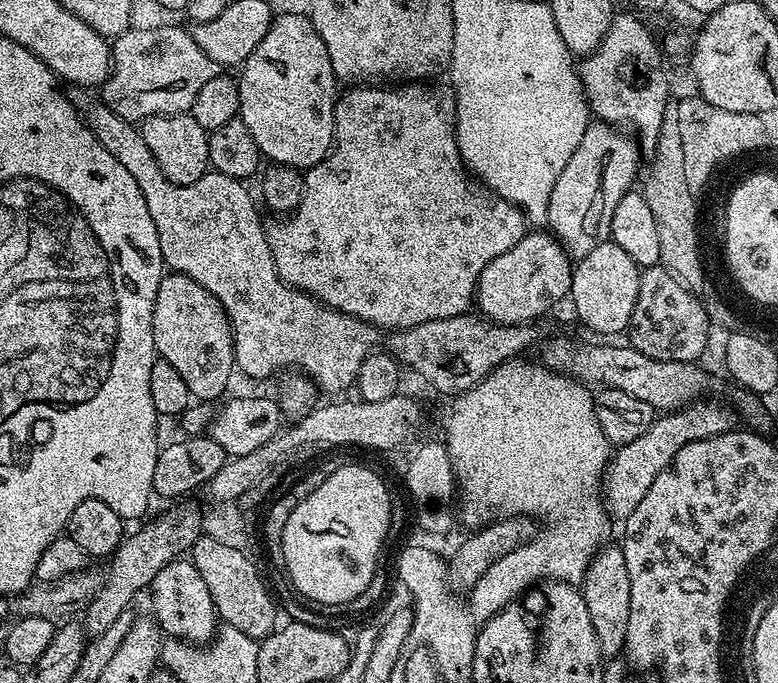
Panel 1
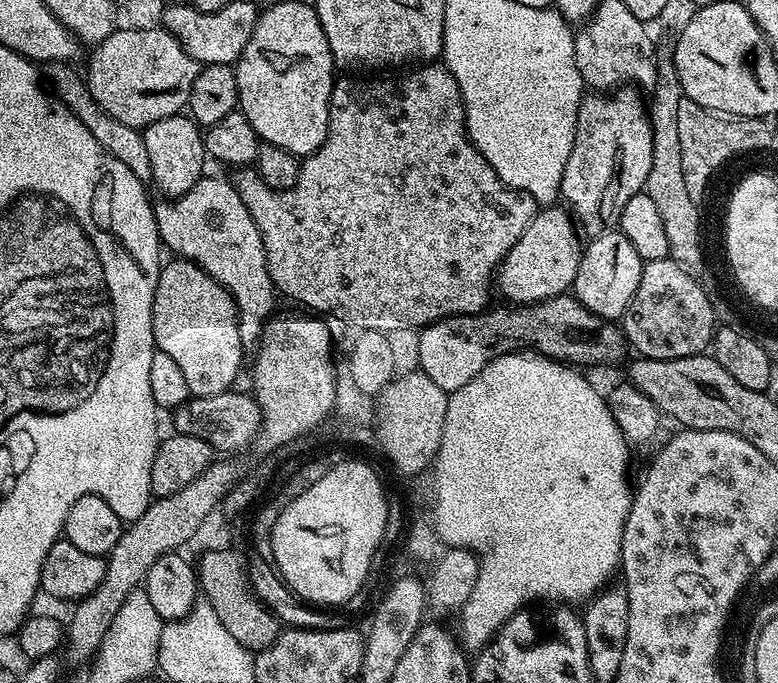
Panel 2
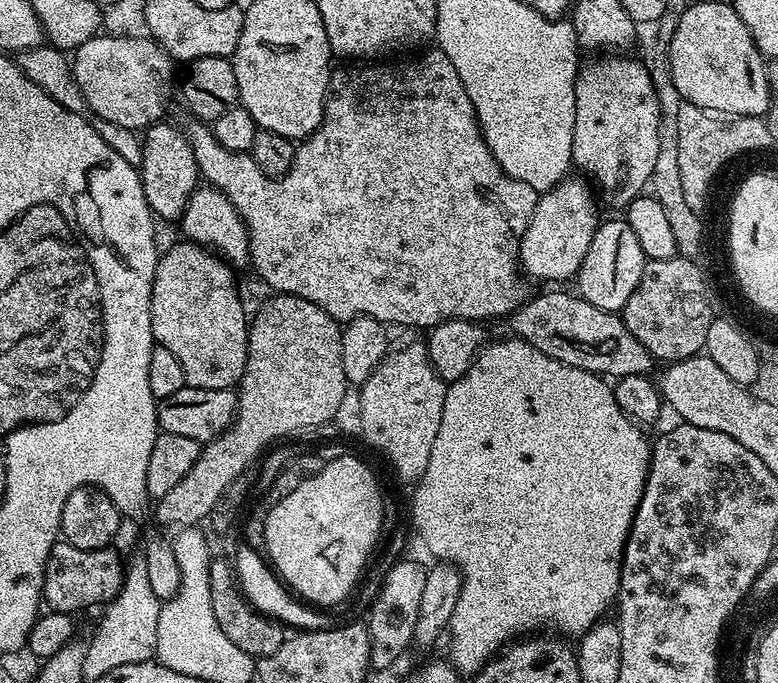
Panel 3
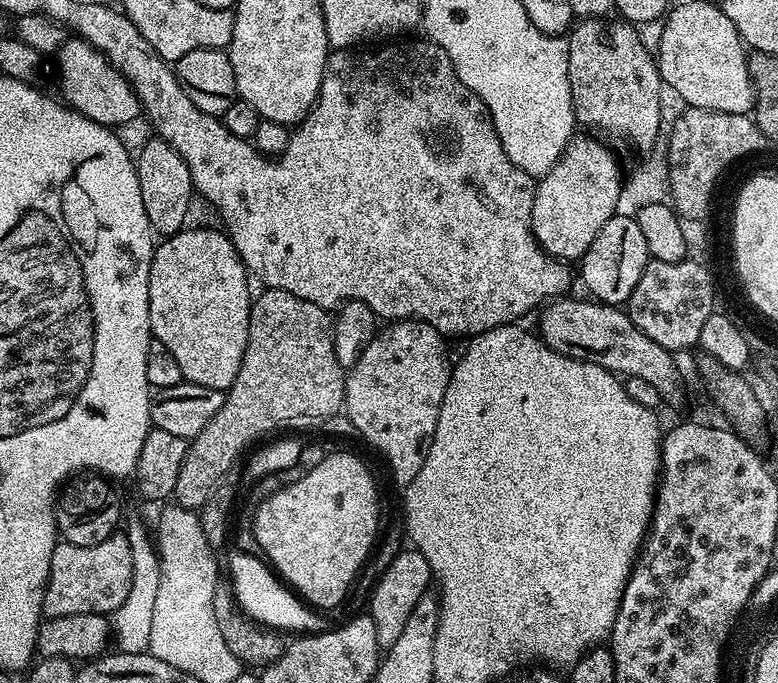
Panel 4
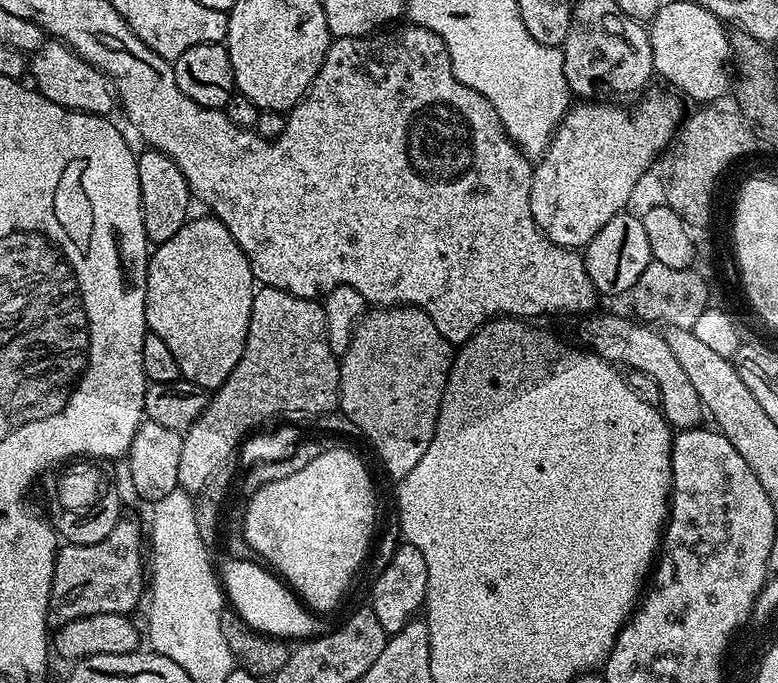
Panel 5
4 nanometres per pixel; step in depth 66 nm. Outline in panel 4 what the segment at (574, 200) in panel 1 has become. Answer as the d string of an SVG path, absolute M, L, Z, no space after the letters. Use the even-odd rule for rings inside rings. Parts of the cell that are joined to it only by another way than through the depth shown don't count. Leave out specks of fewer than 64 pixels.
M623 18L612 19L581 19L567 37L572 109L576 115L576 123L581 129L592 134L605 132L608 136L629 140L640 151L640 154L647 154L654 146L655 140L662 135L662 129L660 129L660 92L662 93L660 71L656 69L653 53L642 46L637 29Z

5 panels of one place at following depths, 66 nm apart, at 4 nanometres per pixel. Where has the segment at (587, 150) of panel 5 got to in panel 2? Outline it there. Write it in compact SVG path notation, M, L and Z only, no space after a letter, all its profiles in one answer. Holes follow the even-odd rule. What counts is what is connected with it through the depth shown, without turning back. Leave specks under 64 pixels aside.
M560 206L541 207L501 262L494 277L495 287L512 306L537 304L563 296L578 274L581 255L582 236L573 217Z

